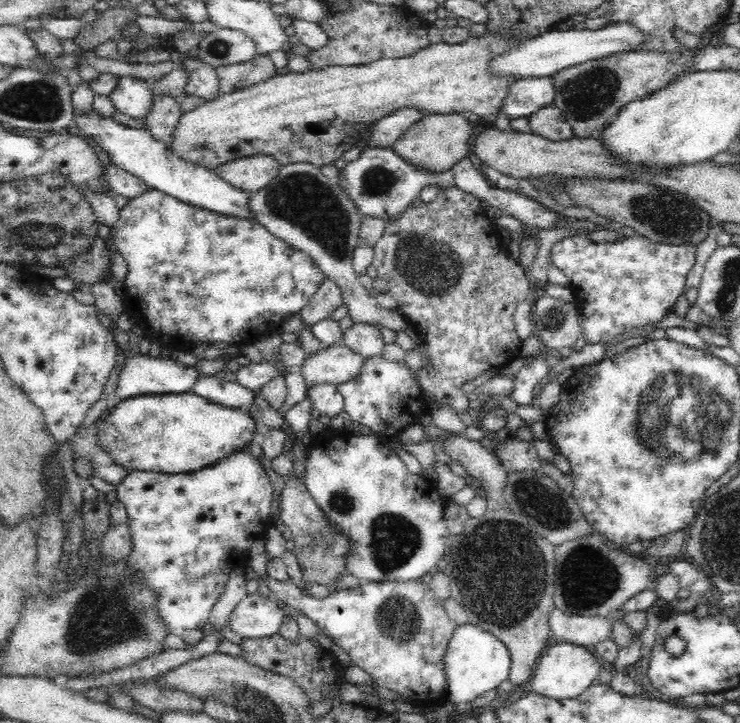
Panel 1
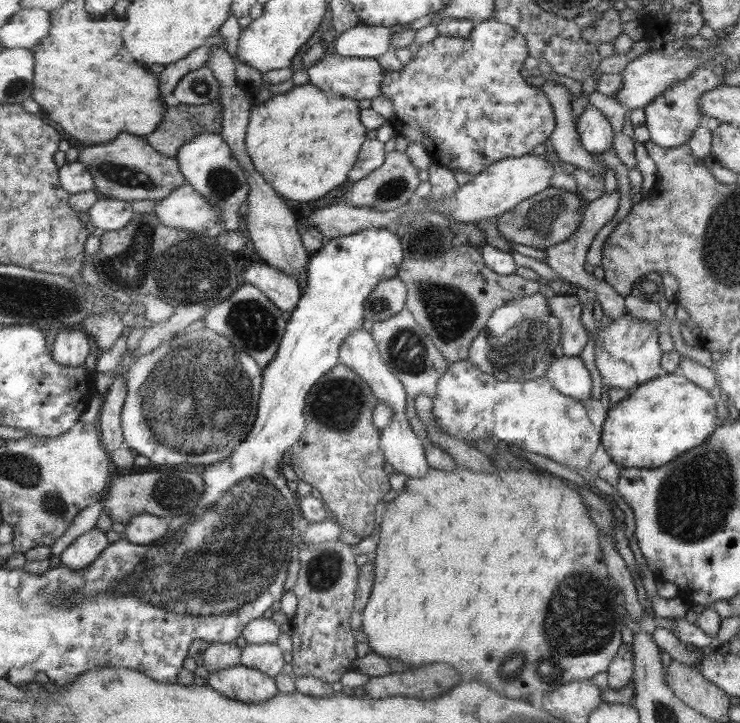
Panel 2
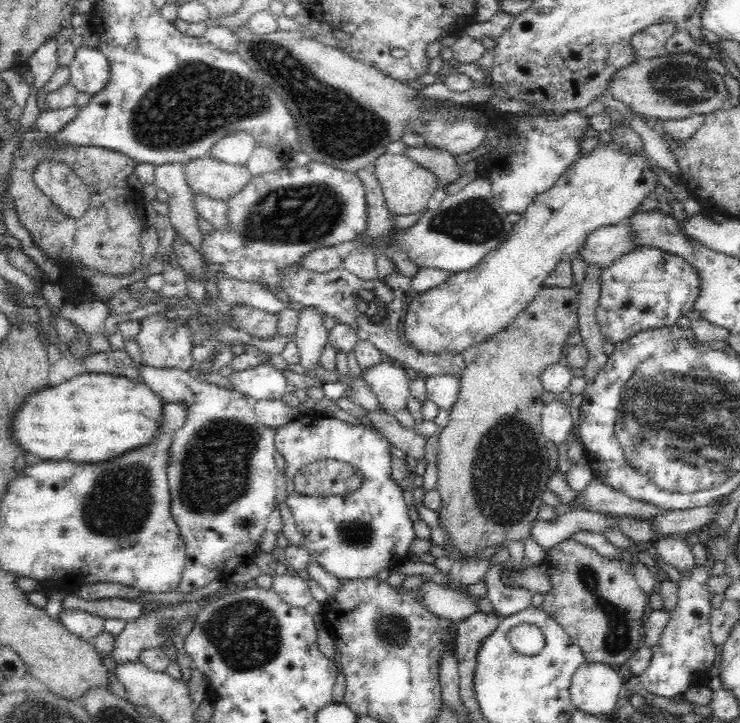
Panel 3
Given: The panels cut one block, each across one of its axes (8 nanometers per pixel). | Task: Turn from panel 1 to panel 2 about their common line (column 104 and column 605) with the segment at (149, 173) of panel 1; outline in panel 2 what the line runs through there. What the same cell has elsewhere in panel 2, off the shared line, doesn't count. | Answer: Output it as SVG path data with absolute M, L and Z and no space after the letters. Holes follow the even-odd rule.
M585 106L583 114L579 116L577 124L577 132L579 132L579 140L583 150L589 156L601 156L605 150L613 148L613 132L611 132L611 124L603 118L603 114L593 108L593 106Z

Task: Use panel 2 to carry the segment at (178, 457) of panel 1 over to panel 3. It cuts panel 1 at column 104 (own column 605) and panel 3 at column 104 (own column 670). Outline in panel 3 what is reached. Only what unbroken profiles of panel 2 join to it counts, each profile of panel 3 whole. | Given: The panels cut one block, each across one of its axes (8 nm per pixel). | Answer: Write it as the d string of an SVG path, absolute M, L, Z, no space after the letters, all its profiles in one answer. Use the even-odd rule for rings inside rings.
M82 374L56 388L42 388L28 396L12 420L16 444L26 454L74 464L110 462L132 448L152 444L164 422L164 400L148 386L126 376Z

